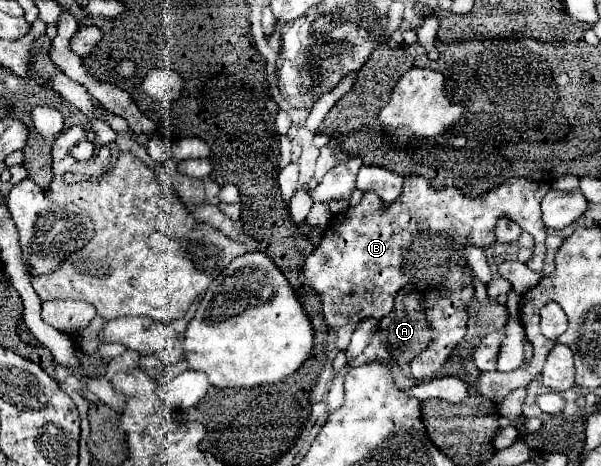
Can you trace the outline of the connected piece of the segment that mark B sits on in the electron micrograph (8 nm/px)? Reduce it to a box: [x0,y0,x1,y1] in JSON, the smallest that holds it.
[303,175,549,381]

